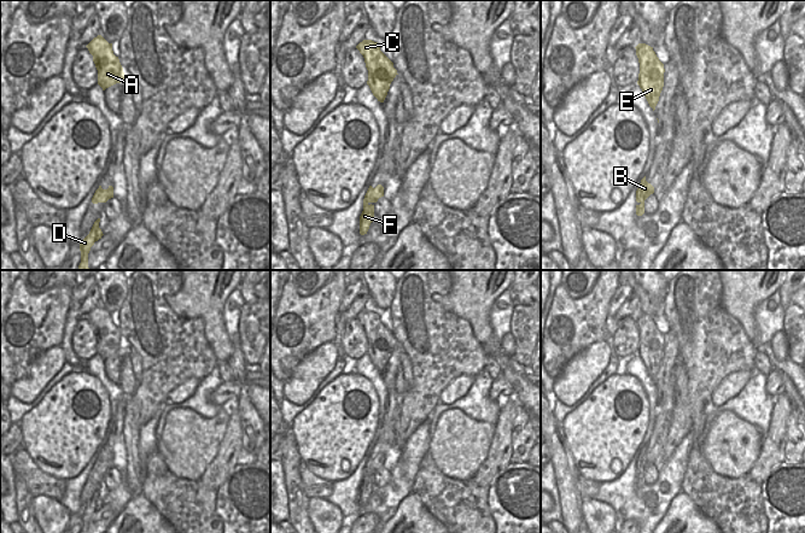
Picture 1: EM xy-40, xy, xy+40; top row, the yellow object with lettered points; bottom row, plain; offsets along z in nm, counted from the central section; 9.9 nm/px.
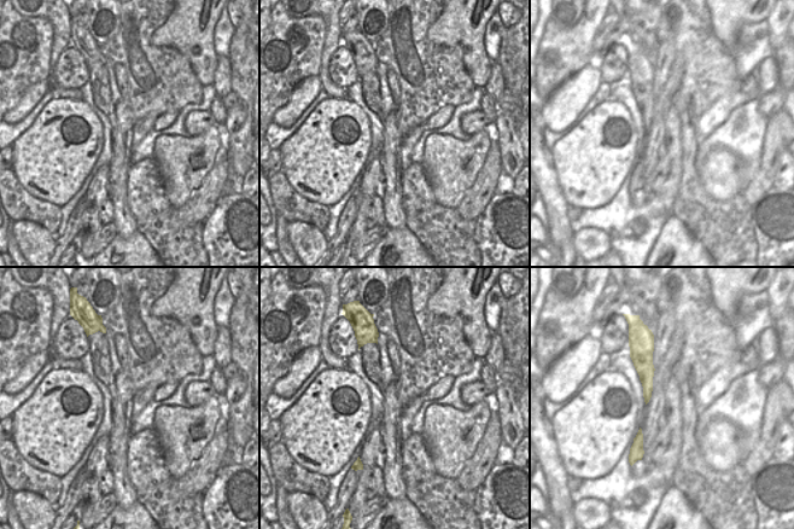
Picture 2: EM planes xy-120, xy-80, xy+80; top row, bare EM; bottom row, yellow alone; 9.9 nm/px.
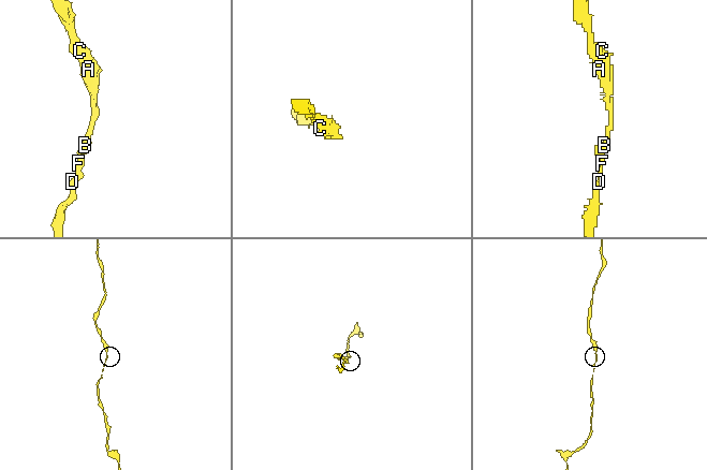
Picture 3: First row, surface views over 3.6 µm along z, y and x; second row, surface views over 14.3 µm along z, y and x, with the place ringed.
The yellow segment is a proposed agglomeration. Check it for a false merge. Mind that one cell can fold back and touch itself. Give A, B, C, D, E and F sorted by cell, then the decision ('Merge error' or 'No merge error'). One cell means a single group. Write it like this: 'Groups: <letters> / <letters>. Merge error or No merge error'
Groups: A B C D E F. No merge error.

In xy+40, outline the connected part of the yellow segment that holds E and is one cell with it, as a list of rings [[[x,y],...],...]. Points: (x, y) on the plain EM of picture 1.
[[[638,314],[635,318],[640,333],[637,355],[654,381],[664,357],[664,334],[657,327],[653,317]]]

